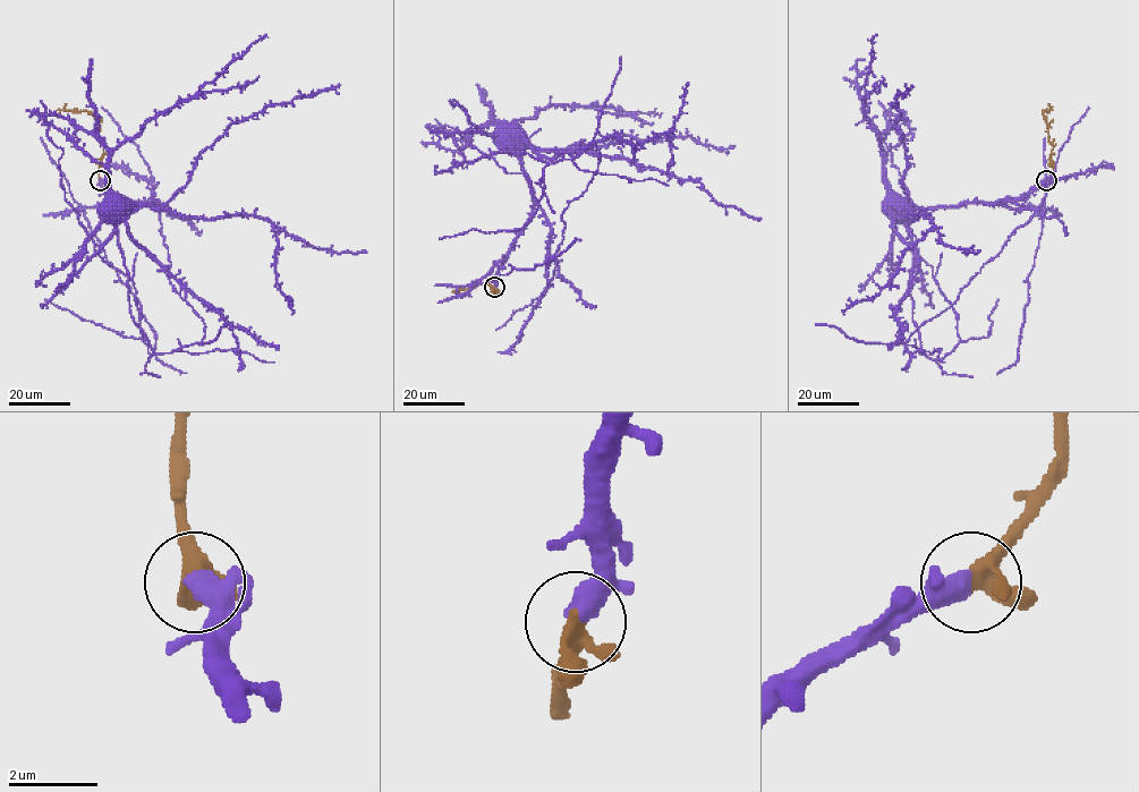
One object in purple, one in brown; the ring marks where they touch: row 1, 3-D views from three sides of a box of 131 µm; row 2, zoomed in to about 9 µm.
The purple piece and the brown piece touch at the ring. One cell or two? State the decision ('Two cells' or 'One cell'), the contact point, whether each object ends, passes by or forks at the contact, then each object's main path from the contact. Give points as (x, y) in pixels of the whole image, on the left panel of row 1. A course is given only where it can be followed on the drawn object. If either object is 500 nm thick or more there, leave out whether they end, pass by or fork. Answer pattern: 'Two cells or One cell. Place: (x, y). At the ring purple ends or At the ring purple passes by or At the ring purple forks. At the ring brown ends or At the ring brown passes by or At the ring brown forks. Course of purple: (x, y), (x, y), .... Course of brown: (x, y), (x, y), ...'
One cell. Place: (100, 180). At the ring purple passes by. At the ring brown forks. Course of purple: (100, 180), (110, 197), (139, 204), (117, 228), (130, 316), (150, 347), (212, 341), (227, 324). Course of brown: (100, 180), (103, 153), (96, 119), (86, 111), (62, 109), (59, 113)

